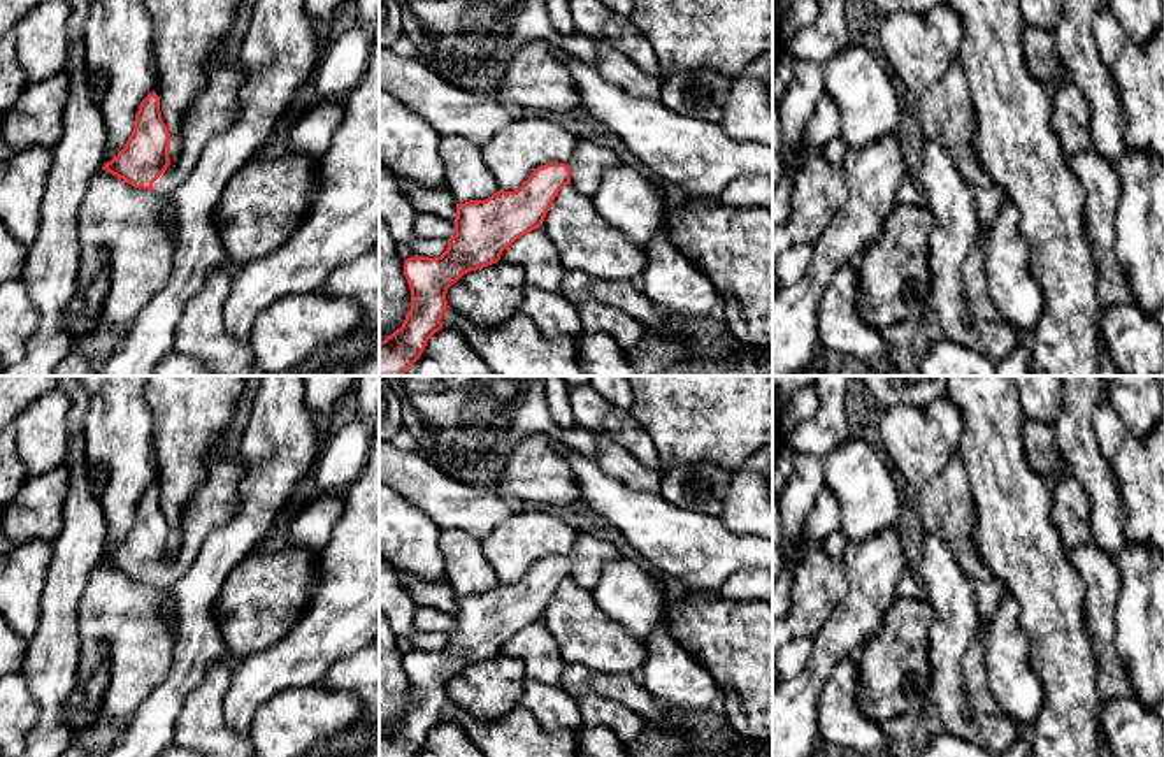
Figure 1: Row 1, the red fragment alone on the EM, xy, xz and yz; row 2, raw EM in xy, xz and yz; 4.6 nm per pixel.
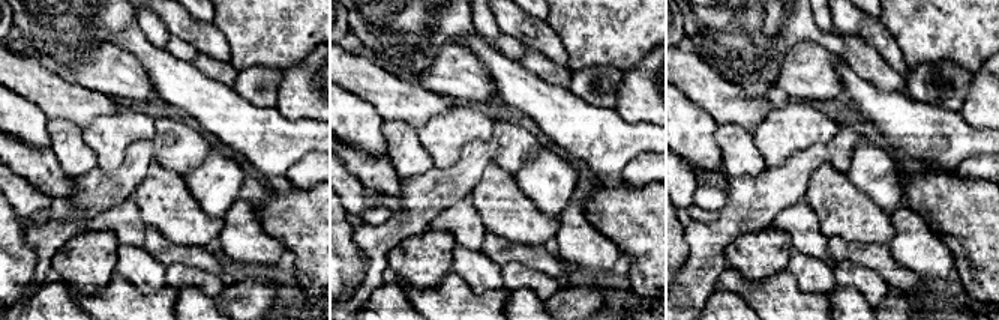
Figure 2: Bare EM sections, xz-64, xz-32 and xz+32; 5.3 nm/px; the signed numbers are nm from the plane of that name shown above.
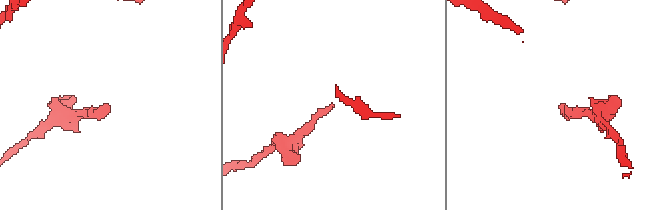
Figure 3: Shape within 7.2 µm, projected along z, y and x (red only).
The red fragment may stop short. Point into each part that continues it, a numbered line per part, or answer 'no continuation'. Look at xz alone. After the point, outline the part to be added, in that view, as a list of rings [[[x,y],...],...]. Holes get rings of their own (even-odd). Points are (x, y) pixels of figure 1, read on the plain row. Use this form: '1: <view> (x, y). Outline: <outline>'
1: xz (589, 555). Outline: [[[578,532],[572,550],[567,553],[571,562],[571,578],[578,587],[590,592],[599,585],[602,569],[609,562],[620,560],[620,548],[593,534]]]

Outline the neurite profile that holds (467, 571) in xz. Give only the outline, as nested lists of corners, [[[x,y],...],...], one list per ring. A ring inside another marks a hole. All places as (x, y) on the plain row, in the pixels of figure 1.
[[[444,530],[439,536],[439,548],[446,564],[446,580],[456,597],[486,594],[499,585],[479,539],[462,530]]]

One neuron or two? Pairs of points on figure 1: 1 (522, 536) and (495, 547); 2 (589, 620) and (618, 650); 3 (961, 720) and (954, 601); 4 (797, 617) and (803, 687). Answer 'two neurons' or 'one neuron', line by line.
1: one neuron
2: one neuron
3: one neuron
4: two neurons

